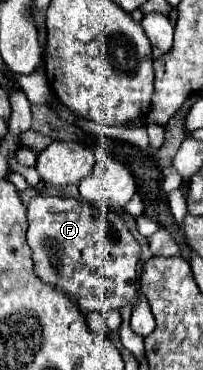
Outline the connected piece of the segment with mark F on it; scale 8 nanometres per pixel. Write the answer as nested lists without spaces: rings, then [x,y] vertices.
[[[36,195],[28,203],[28,245],[34,253],[36,273],[46,283],[54,283],[58,289],[68,291],[70,297],[78,303],[80,311],[108,313],[110,309],[120,309],[122,305],[134,307],[134,301],[140,293],[136,287],[140,245],[114,211],[94,211],[88,203],[72,197]]]

